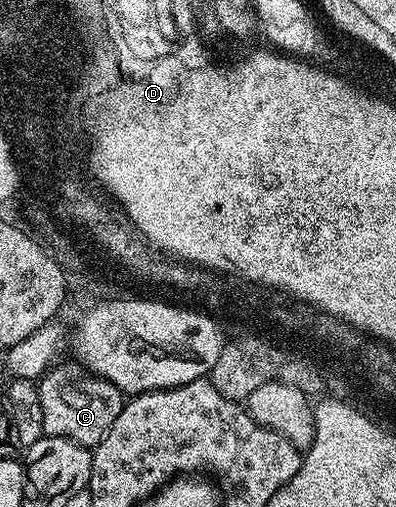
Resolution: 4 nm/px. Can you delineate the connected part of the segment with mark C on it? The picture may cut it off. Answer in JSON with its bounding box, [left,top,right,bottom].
[37,362,124,449]

